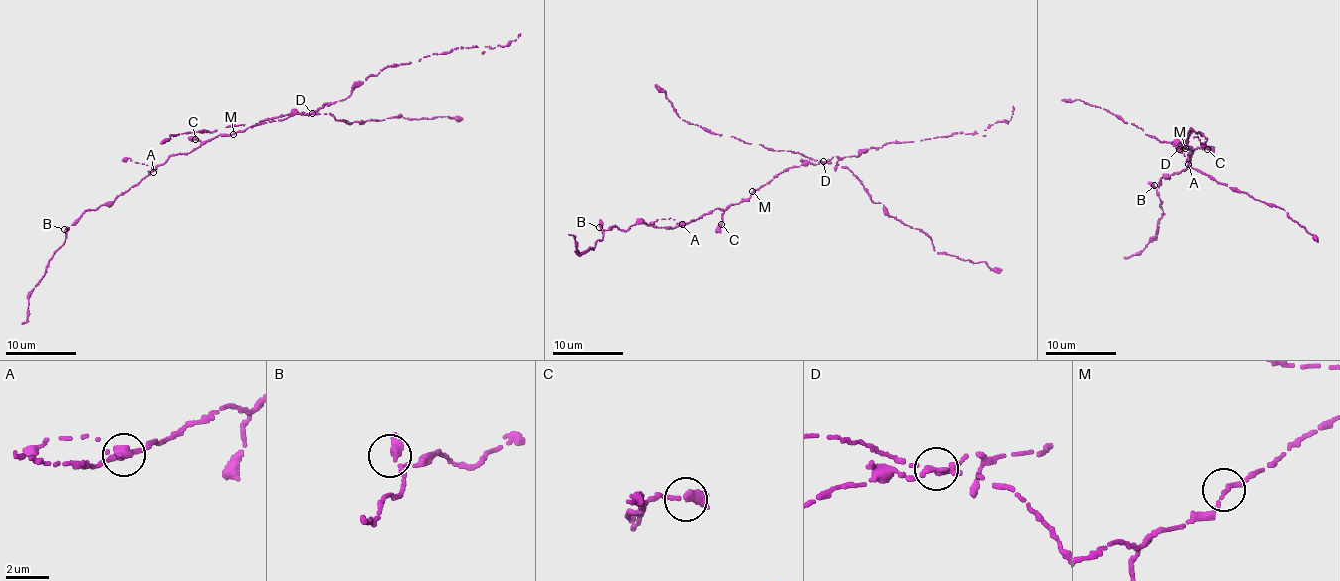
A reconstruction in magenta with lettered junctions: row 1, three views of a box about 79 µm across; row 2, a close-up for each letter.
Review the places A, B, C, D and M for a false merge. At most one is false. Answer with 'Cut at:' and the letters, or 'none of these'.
Cut at: D

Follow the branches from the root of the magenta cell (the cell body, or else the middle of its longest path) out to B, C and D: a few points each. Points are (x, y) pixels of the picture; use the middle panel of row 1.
B: (752, 193), (739, 204), (723, 211), (710, 210), (673, 229), (645, 222), (635, 223), (627, 231), (599, 227)
C: (752, 193), (739, 204), (729, 205), (721, 224)
D: (752, 193), (784, 170), (823, 162)

